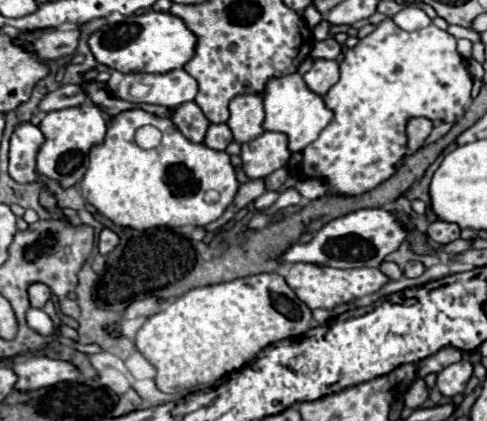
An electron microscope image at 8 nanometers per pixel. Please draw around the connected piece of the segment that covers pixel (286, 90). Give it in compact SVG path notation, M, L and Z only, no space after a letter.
M299 72L269 80L261 96L263 96L263 106L265 106L263 128L271 132L287 134L291 152L299 152L307 148L319 136L319 132L333 120L333 112L323 104L323 96L311 92Z

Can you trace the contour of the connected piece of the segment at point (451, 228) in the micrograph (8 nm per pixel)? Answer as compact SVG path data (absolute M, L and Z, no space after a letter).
M437 220L427 228L427 236L435 242L435 244L447 244L459 238L461 228L453 222L445 222L445 220Z

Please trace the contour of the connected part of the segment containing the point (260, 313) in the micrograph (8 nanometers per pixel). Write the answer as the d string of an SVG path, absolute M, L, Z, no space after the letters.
M271 272L189 290L187 294L167 304L165 310L151 316L139 328L135 336L135 346L157 368L155 382L159 390L179 392L183 388L191 388L197 384L219 382L225 374L231 374L243 368L243 364L251 362L265 346L285 338L303 336L309 330L309 326L311 310L307 308L307 304L303 304L299 298L295 300L295 292L285 284L285 278Z

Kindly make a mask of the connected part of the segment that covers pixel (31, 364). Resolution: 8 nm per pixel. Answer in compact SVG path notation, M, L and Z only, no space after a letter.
M27 356L13 364L17 372L17 390L39 390L55 386L59 382L73 382L79 378L79 370L65 360L55 360L49 356Z

